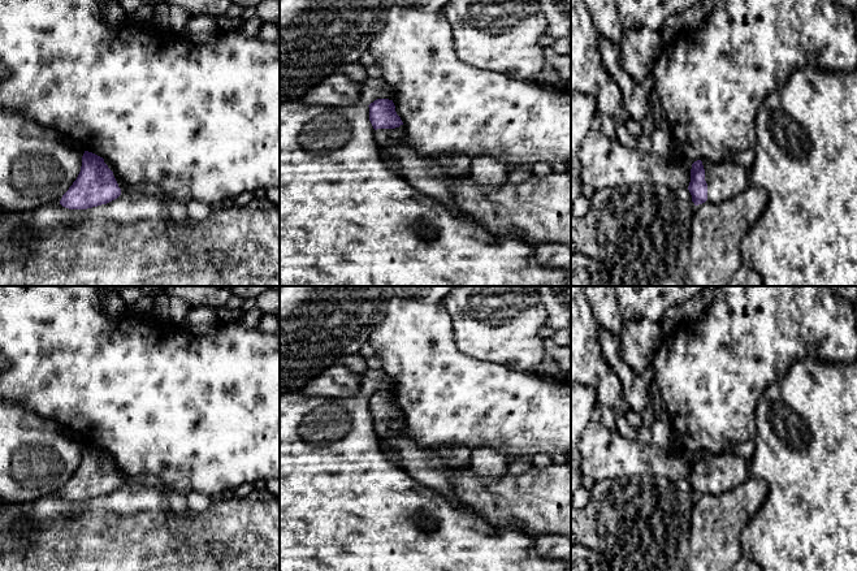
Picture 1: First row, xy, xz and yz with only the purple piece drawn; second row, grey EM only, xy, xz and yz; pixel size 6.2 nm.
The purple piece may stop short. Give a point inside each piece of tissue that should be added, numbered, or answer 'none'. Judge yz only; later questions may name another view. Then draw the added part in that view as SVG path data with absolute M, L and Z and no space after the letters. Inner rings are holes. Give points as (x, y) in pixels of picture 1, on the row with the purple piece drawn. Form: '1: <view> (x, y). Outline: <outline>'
1: yz (725, 180). Outline: M702 160L705 181L707 183L707 203L720 204L752 186L749 168L732 160L713 163Z

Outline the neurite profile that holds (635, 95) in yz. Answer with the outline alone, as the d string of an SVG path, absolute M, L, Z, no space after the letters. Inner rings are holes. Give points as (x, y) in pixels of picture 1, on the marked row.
M598 33L598 49L615 83L622 90L624 109L628 118L642 122L649 107L649 86L636 82L620 65L618 47Z

